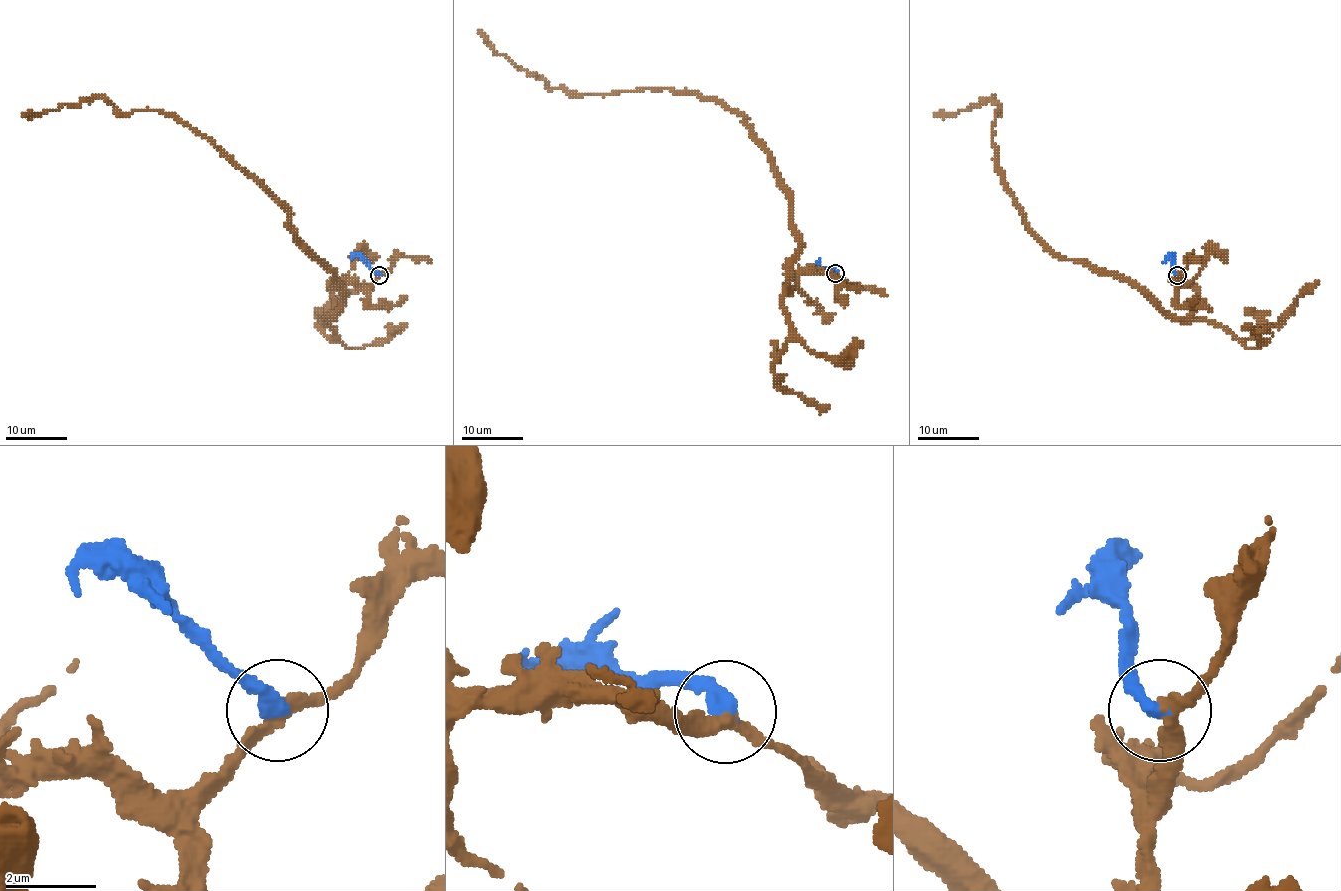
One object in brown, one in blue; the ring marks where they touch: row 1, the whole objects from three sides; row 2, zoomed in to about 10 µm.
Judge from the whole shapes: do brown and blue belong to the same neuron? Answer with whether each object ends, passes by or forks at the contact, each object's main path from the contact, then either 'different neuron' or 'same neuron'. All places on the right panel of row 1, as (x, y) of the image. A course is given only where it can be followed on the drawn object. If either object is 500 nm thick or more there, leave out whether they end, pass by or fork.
brown passes by | blue ends | brown via (1177, 275), (1197, 306), (1166, 316), (1127, 281), (1061, 258), (1028, 225), (997, 167), (991, 95), (933, 117) | blue via (1177, 275), (1171, 255), (1169, 260) | same neuron

